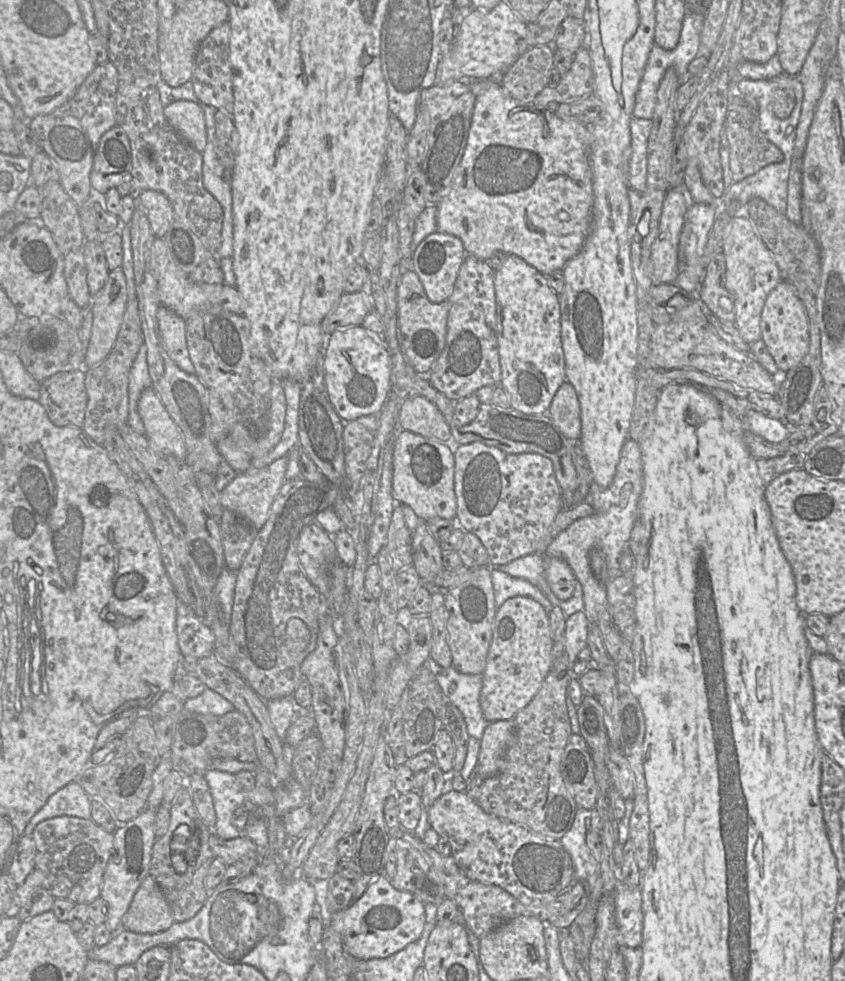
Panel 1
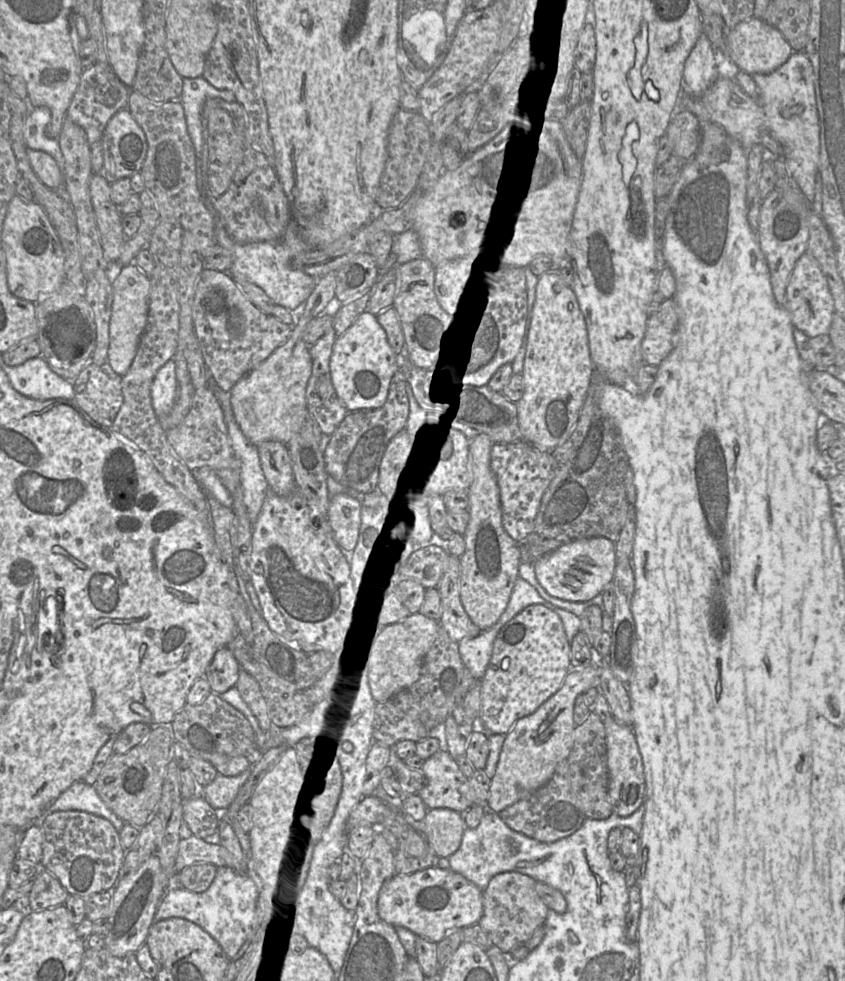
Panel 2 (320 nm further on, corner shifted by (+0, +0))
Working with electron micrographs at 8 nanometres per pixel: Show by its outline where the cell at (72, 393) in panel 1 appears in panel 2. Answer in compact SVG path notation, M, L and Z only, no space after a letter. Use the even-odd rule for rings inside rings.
M89 363L73 383L74 401L95 422L112 427L123 404L122 377L110 364Z

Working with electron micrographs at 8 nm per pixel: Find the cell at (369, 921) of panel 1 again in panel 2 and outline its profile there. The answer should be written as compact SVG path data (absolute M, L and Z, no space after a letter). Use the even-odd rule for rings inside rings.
M430 867L412 874L395 874L379 892L378 914L394 927L405 927L438 944L452 931L478 924L483 914L482 893L478 886L451 869Z

